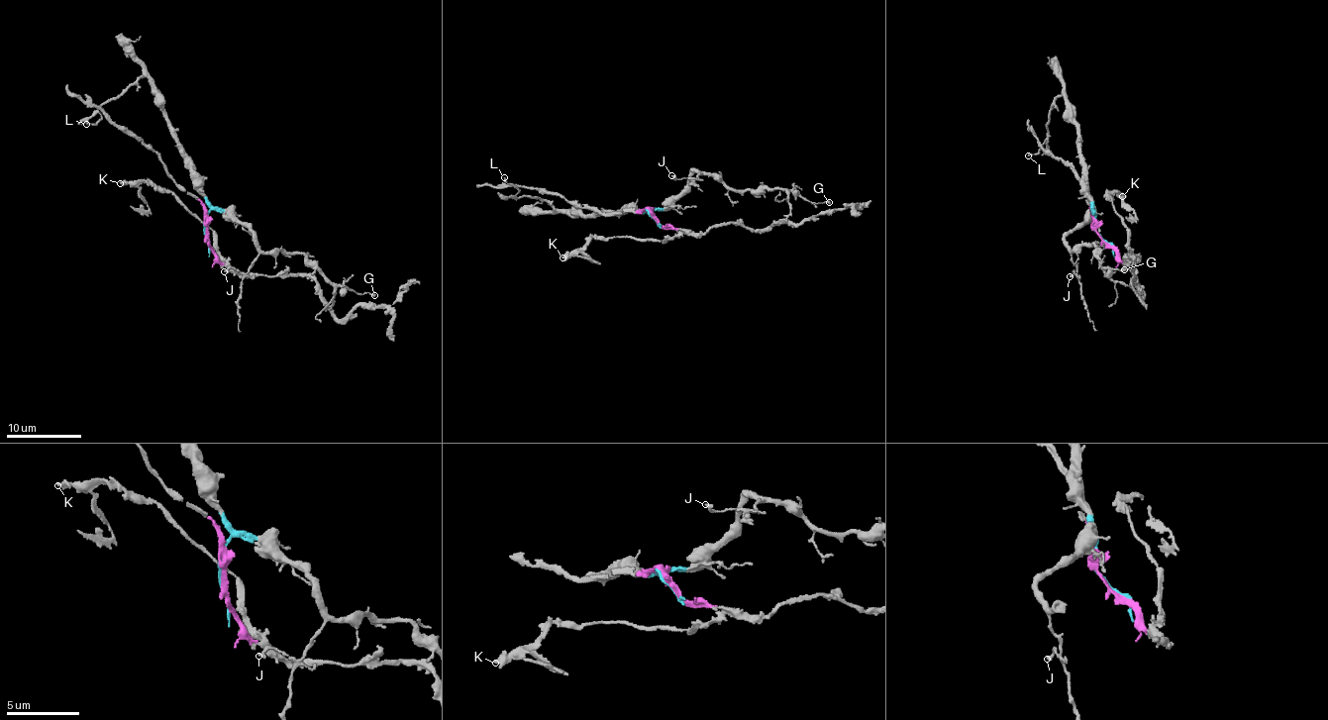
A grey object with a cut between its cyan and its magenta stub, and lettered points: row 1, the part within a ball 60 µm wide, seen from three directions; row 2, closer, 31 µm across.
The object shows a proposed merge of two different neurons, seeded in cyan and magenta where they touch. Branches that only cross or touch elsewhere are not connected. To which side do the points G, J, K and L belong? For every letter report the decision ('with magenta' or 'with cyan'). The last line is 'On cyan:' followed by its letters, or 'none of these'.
G: with cyan
J: with cyan
K: with magenta
L: with cyan
On cyan: G, J, L

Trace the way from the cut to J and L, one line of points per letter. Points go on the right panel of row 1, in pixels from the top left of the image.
J: (1101, 236), (1094, 227), (1093, 211), (1066, 238), (1075, 270), (1074, 275), (1073, 271), (1069, 276)
L: (1101, 236), (1094, 227), (1073, 109), (1062, 94), (1051, 108), (1047, 135), (1039, 152), (1027, 154)

